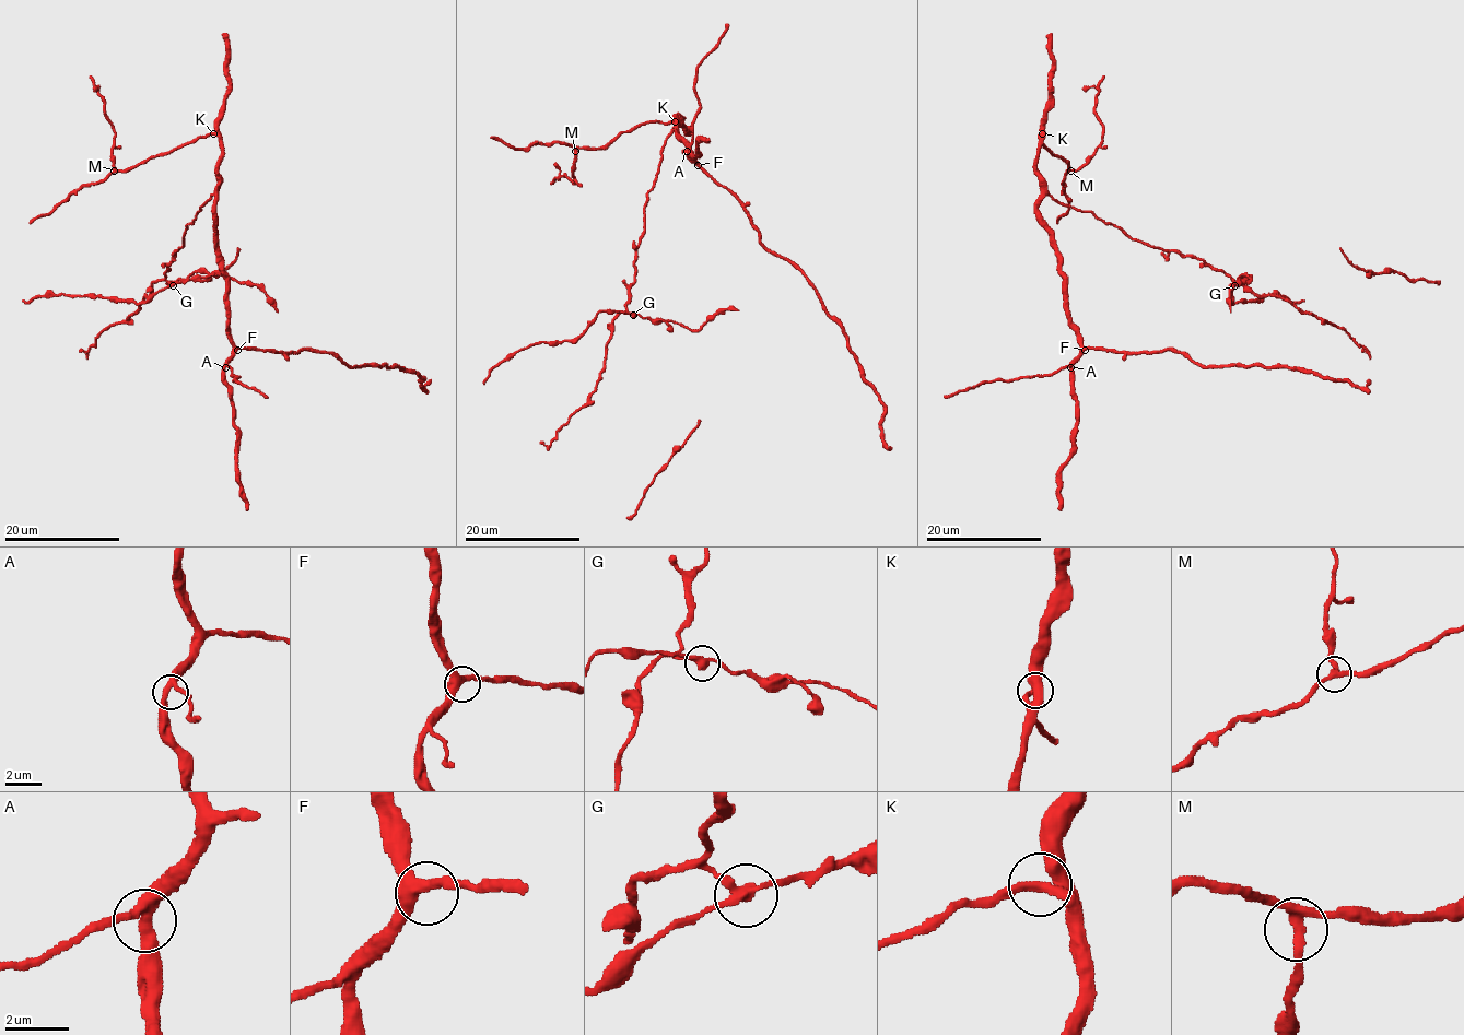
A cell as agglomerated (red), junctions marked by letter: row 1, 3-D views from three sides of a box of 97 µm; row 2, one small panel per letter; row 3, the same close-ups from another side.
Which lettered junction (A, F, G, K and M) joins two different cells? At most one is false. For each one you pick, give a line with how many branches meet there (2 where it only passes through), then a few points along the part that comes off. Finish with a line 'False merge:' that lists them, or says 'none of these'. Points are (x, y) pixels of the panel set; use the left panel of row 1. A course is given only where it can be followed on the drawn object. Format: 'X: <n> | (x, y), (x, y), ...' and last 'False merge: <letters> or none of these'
G: 3
False merge: G

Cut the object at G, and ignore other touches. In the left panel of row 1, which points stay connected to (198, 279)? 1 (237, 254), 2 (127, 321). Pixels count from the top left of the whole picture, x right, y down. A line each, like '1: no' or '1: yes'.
1: yes
2: no

